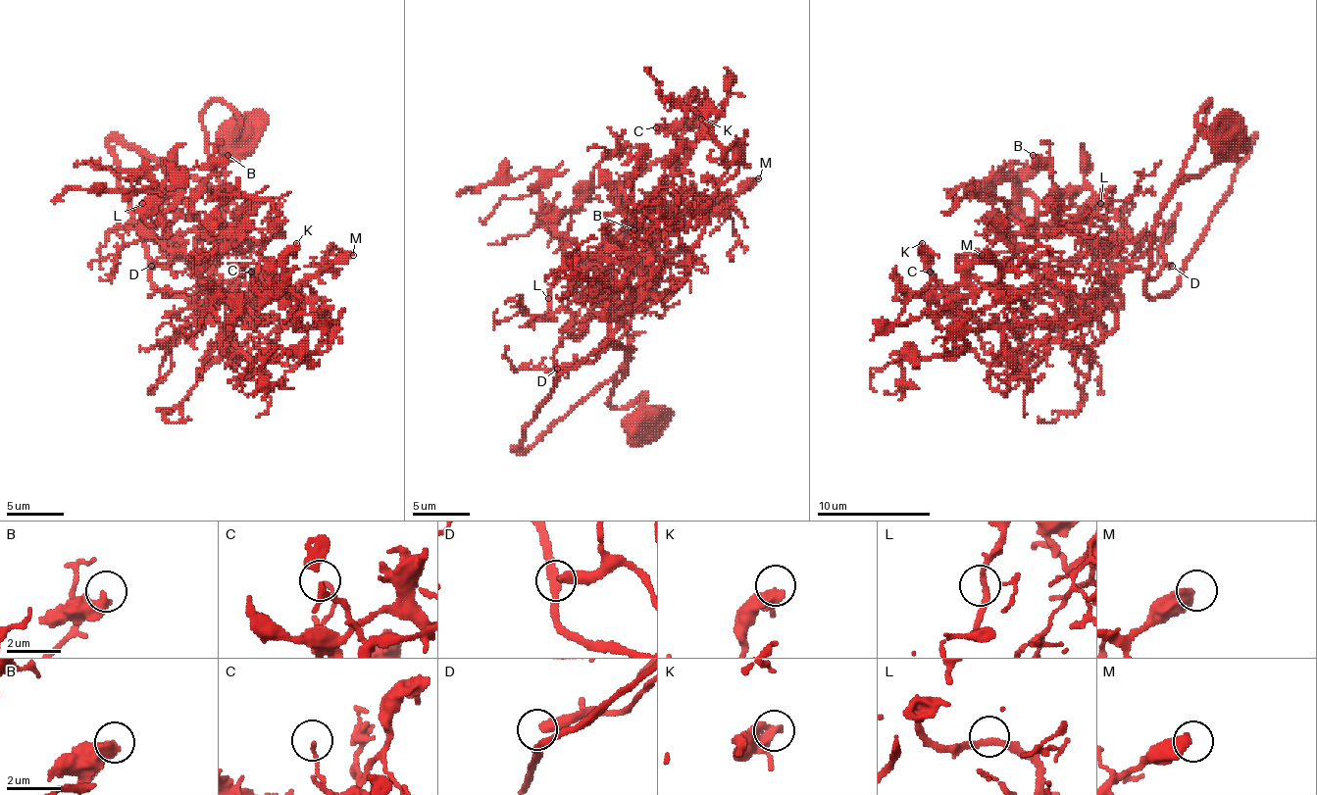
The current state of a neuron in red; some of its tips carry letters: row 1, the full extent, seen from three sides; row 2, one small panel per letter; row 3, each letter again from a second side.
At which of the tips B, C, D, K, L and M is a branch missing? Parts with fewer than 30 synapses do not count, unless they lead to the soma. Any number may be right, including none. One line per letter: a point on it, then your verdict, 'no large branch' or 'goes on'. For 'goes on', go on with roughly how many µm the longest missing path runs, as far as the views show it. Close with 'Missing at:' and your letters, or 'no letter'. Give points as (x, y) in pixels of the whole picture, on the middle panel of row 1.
B: place (633, 229); no large branch
C: place (656, 127); no large branch
D: place (557, 369); goes on; missing 15 µm
K: place (701, 119); no large branch
L: place (548, 298); no large branch
M: place (758, 178); no large branch
Missing at: D

